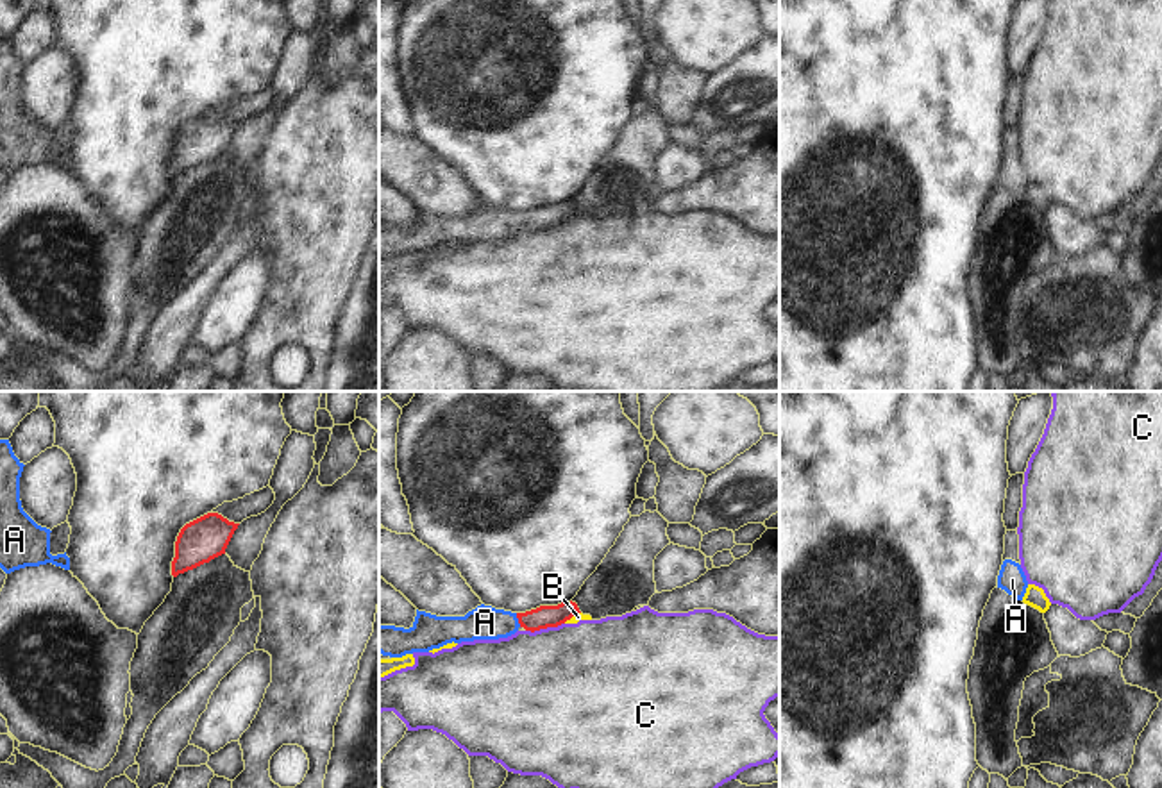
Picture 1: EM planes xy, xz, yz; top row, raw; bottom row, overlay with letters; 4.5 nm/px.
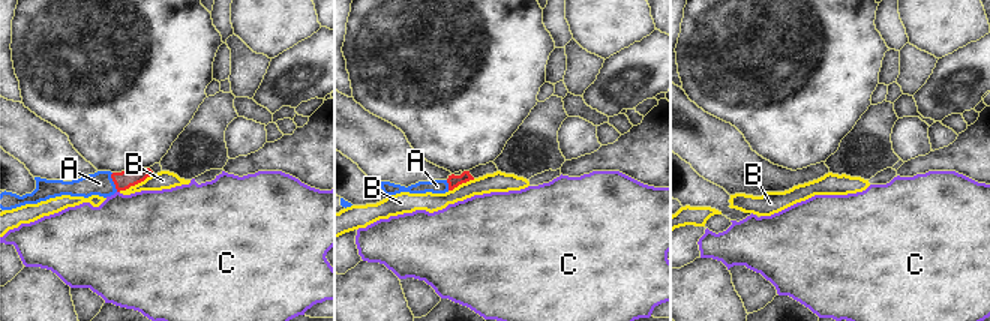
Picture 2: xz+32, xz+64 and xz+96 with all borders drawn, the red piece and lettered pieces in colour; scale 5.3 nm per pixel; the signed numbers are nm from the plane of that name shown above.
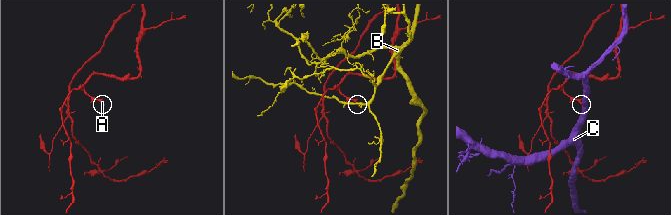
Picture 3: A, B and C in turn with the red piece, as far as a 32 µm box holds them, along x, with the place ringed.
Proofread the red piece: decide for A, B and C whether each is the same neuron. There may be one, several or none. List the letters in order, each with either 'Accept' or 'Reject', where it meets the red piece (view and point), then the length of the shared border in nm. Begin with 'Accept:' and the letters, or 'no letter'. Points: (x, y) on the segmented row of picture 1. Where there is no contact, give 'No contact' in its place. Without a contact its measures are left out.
Accept: A
A: Accept. Touches red at xz (519, 620). Shared border 70 nm
B: Reject. Touches red at xz (571, 617). Shared border 90 nm
C: Reject. Touches red at xz (544, 628). Shared border 180 nm.

